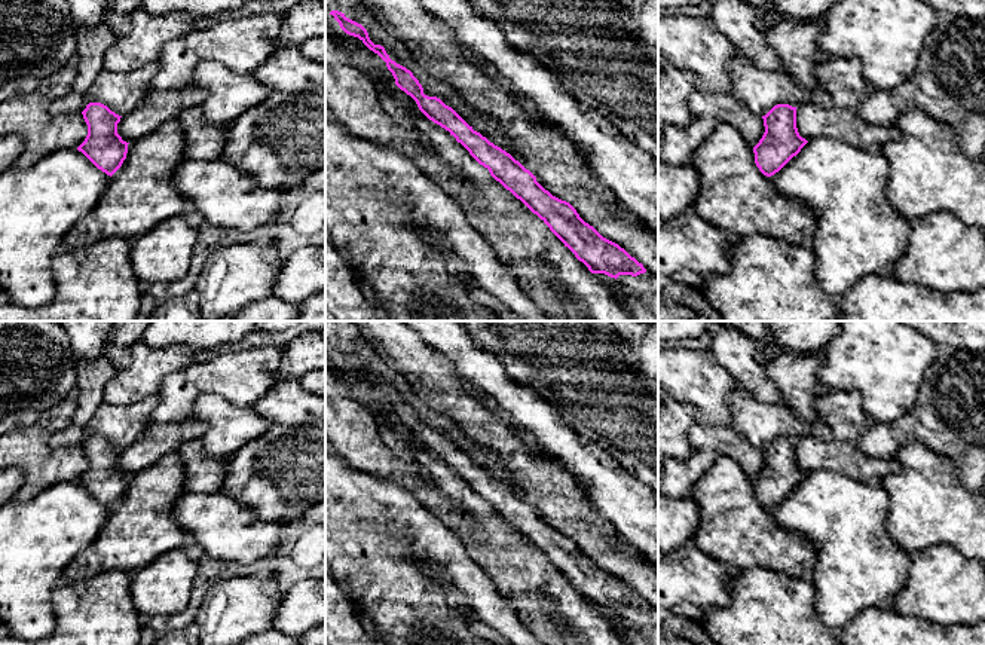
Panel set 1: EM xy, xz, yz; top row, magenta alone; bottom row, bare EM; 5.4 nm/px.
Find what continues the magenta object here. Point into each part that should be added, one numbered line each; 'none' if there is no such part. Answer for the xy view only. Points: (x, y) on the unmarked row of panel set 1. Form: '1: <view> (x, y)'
none

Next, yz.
none

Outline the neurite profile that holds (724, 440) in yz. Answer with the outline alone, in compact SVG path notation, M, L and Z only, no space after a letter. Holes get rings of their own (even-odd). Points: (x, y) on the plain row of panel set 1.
M694 422L688 430L688 441L694 450L713 450L734 459L753 480L765 465L762 449L752 446L731 425L712 427Z

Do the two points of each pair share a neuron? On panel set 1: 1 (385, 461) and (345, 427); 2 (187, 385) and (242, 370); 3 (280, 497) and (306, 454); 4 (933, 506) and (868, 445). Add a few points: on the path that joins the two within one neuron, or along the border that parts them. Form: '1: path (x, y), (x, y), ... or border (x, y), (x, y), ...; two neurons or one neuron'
1: path (375, 456), (355, 437); one neuron
2: path (201, 378), (229, 376); one neuron
3: path (280, 486), (280, 480), (296, 464); one neuron
4: border (924, 445), (908, 442), (890, 456); two neurons

